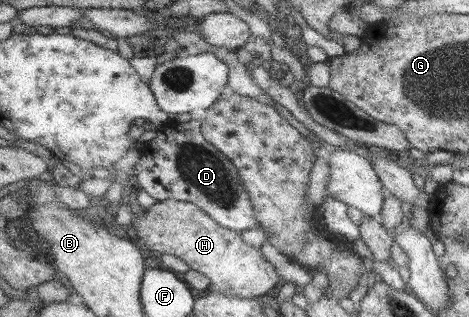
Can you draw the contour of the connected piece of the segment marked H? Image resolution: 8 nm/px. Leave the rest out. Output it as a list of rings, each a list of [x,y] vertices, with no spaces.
[[[168,199],[157,201],[156,204],[147,208],[140,214],[133,214],[133,225],[137,229],[139,238],[149,250],[157,250],[162,254],[178,256],[196,270],[209,278],[207,291],[221,292],[222,294],[235,294],[242,298],[255,298],[264,296],[270,290],[279,287],[282,283],[280,276],[276,274],[274,266],[262,255],[260,248],[252,247],[240,237],[240,232],[220,226],[207,212],[191,202]]]

